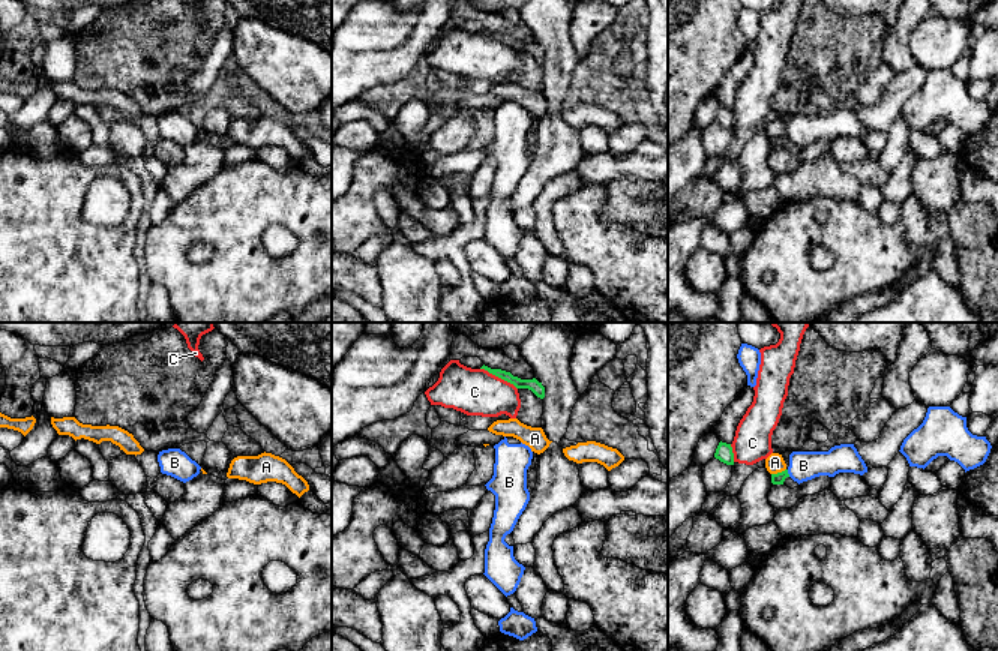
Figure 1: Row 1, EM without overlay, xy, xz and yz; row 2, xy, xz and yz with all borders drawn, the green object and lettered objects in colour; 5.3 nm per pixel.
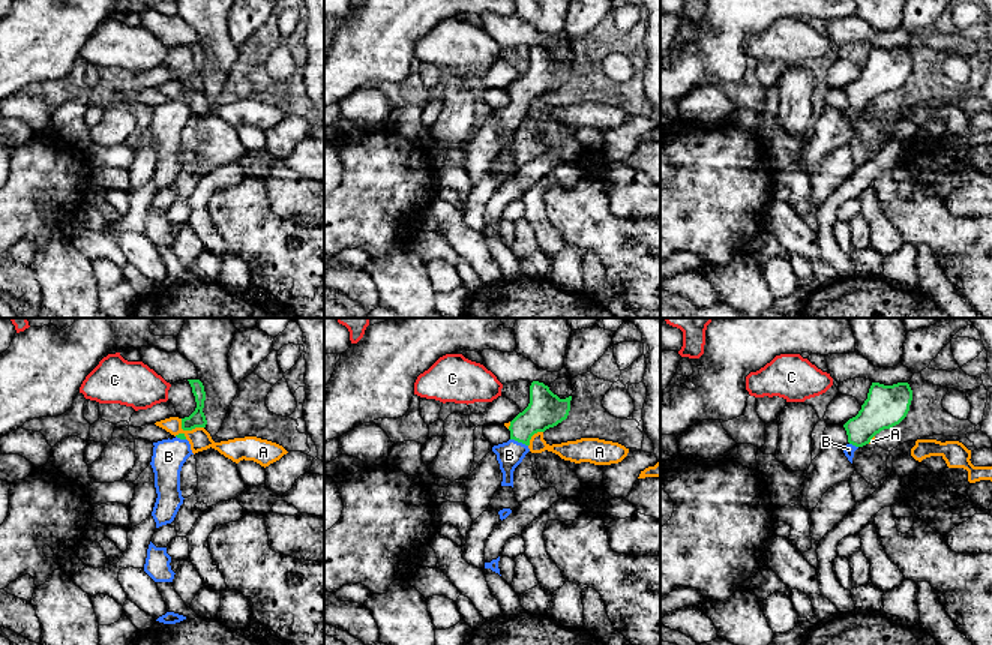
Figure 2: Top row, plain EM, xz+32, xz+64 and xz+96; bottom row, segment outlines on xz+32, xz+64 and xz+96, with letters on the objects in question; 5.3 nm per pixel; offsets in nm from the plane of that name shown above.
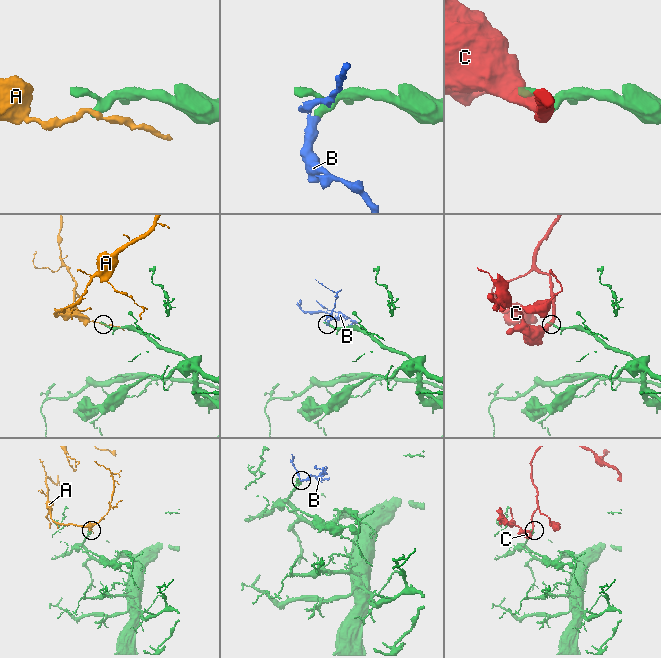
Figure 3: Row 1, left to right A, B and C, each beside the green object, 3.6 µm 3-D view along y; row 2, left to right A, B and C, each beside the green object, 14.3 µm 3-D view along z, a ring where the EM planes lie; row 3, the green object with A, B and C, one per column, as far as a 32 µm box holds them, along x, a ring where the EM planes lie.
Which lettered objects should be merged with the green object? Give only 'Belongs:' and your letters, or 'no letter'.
Belongs: B

